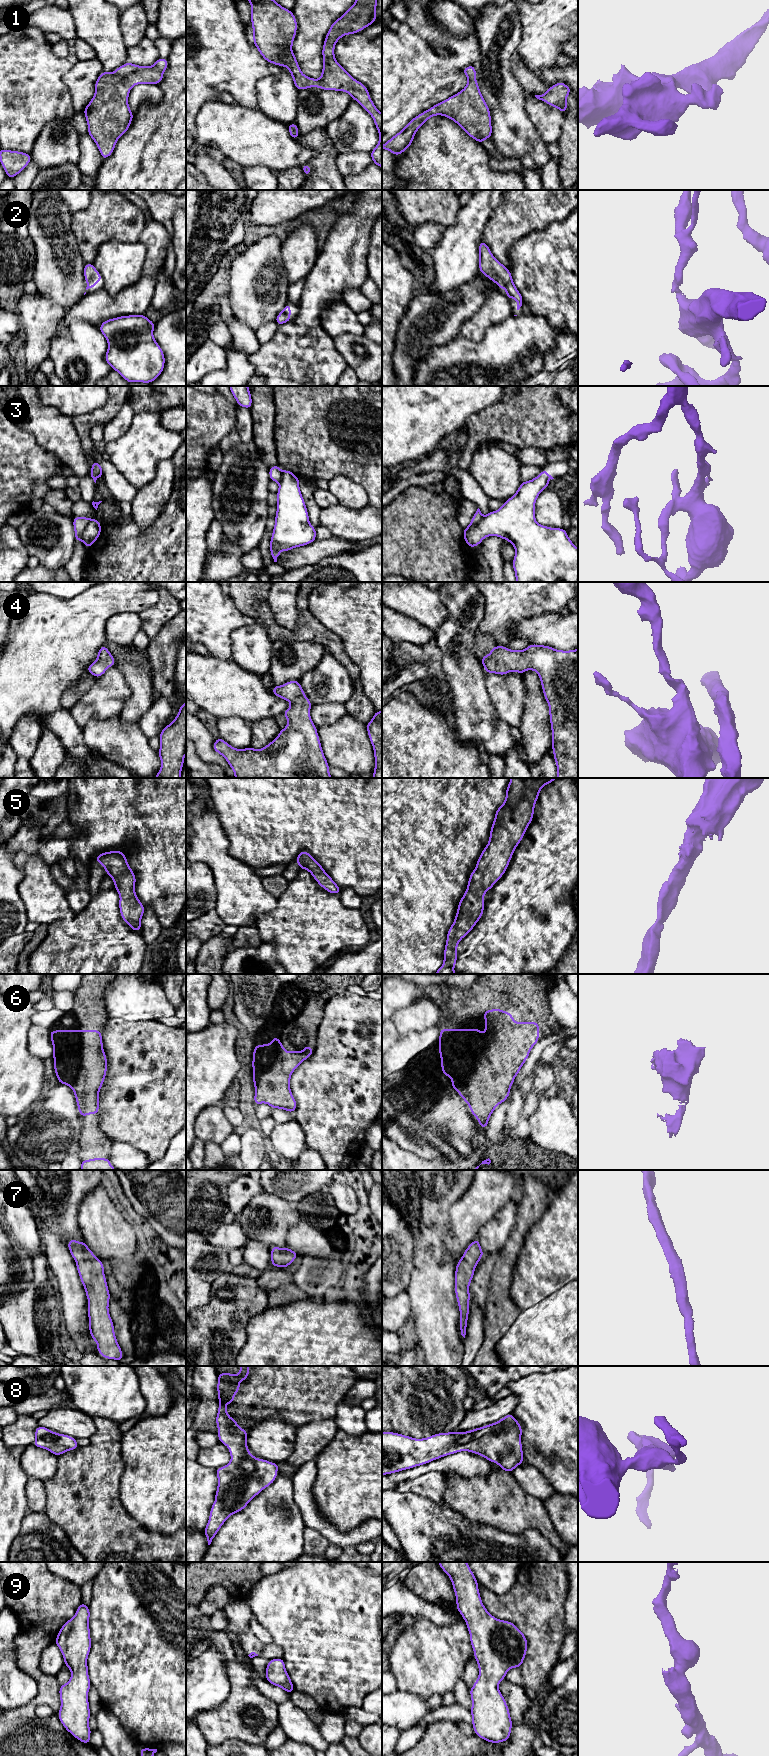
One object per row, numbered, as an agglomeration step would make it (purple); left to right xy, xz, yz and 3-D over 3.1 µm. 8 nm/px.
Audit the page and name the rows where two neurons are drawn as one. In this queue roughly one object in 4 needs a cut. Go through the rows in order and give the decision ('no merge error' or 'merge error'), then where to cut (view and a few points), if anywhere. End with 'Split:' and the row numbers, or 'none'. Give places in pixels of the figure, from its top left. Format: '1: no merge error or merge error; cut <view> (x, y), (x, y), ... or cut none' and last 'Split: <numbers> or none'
1: no merge error; cut none
2: no merge error; cut none
3: merge error; cut xy (92, 519), (84, 530), (82, 540)
4: no merge error; cut none
5: no merge error; cut none
6: merge error; cut xy (80, 1030), (81, 1067), (75, 1083), (71, 1087)
7: no merge error; cut none
8: no merge error; cut none
9: no merge error; cut none
Split: 3, 6

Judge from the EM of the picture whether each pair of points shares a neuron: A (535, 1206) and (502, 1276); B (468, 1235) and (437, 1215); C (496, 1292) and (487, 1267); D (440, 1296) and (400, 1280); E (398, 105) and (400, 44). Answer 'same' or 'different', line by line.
A: same
B: different
C: different
D: different
E: same

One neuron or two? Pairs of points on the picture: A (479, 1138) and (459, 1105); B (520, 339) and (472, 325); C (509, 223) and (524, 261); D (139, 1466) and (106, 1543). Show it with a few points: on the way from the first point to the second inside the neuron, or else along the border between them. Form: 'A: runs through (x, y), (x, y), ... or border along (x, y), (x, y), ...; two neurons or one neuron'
A: border along (479, 1127), (471, 1140), (471, 1151), (469, 1153); two neurons
B: border along (507, 318), (492, 324), (478, 341), (464, 337); two neurons
C: border along (538, 231), (514, 243), (510, 249), (511, 263); two neurons
D: border along (119, 1482), (119, 1499), (126, 1511), (138, 1523); two neurons

